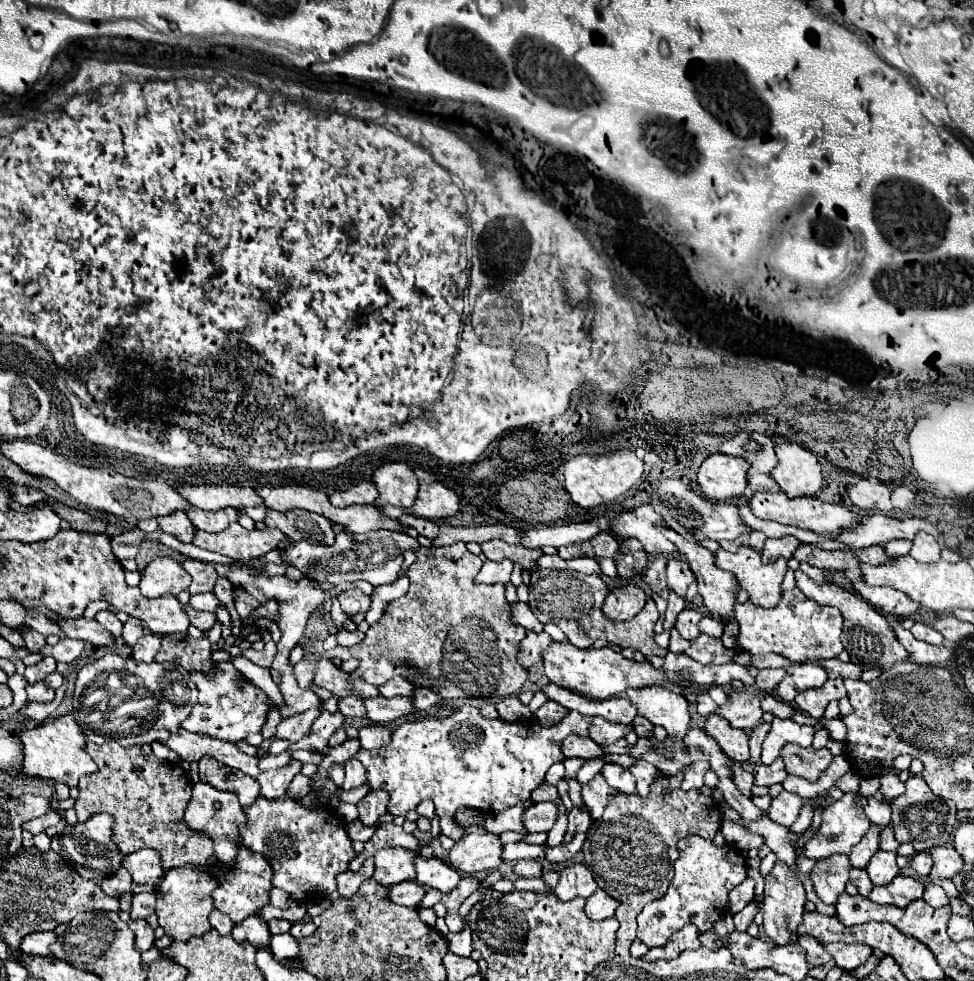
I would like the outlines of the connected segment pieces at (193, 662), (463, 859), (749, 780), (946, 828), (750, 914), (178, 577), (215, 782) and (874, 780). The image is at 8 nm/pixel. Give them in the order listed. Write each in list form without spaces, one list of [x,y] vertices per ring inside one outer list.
[[[164,636],[162,648],[156,654],[156,662],[172,660],[184,670],[212,670],[214,662],[210,660],[210,642],[206,638],[194,640],[190,636]]]
[[[470,834],[464,840],[456,842],[448,852],[448,862],[466,874],[482,872],[482,870],[498,870],[502,860],[502,842],[498,834]]]
[[[732,762],[732,766],[734,766],[734,784],[744,796],[750,796],[750,788],[754,786],[754,776],[748,770],[744,770],[738,762]]]
[[[916,774],[906,780],[906,792],[894,802],[890,802],[892,808],[892,822],[890,826],[894,828],[896,840],[898,842],[912,842],[918,852],[926,852],[930,848],[948,844],[952,838],[954,828],[958,826],[956,820],[956,806],[950,800],[942,800],[932,794],[930,786],[922,778],[922,774]]]
[[[756,900],[748,902],[748,906],[744,906],[744,910],[742,910],[742,912],[738,912],[738,914],[734,916],[736,930],[746,932],[746,928],[748,928],[748,926],[754,922],[754,916],[760,912],[760,908],[762,908],[762,900],[760,900],[760,904],[758,904]]]
[[[154,558],[144,570],[138,588],[146,598],[158,598],[162,594],[178,596],[190,586],[190,574],[174,558]]]
[[[204,756],[198,762],[198,766],[200,766],[200,782],[206,782],[216,790],[234,792],[244,808],[250,806],[260,796],[258,782],[241,771],[231,769],[208,756]]]
[[[878,777],[862,778],[859,786],[860,794],[876,794],[879,791],[880,784]]]

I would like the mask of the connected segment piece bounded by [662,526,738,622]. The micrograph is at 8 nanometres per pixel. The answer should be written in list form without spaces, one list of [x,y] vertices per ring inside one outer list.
[[[662,526],[662,530],[670,538],[670,542],[674,542],[678,552],[686,558],[690,570],[696,574],[698,592],[704,598],[704,606],[708,608],[708,612],[722,622],[726,622],[728,616],[734,616],[734,594],[738,590],[734,576],[730,572],[722,572],[714,564],[714,554],[698,542],[690,542],[666,526]]]

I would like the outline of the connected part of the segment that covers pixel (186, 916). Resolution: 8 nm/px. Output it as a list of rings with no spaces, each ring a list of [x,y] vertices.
[[[184,866],[184,868],[176,868],[176,870],[168,870],[164,874],[164,880],[156,892],[156,916],[160,926],[164,928],[164,932],[174,938],[174,940],[182,940],[188,942],[194,936],[202,936],[210,930],[208,924],[208,914],[212,912],[212,898],[210,892],[218,886],[218,878],[214,874],[208,874],[200,868],[192,868],[192,866]]]

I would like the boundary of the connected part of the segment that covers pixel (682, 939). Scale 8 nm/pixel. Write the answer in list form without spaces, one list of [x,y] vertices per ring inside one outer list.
[[[686,924],[682,930],[678,930],[678,934],[674,934],[674,938],[670,938],[670,942],[666,942],[666,946],[650,948],[648,954],[642,956],[642,960],[646,962],[672,960],[672,958],[678,958],[684,950],[692,950],[692,948],[700,948],[698,928],[694,924]]]

